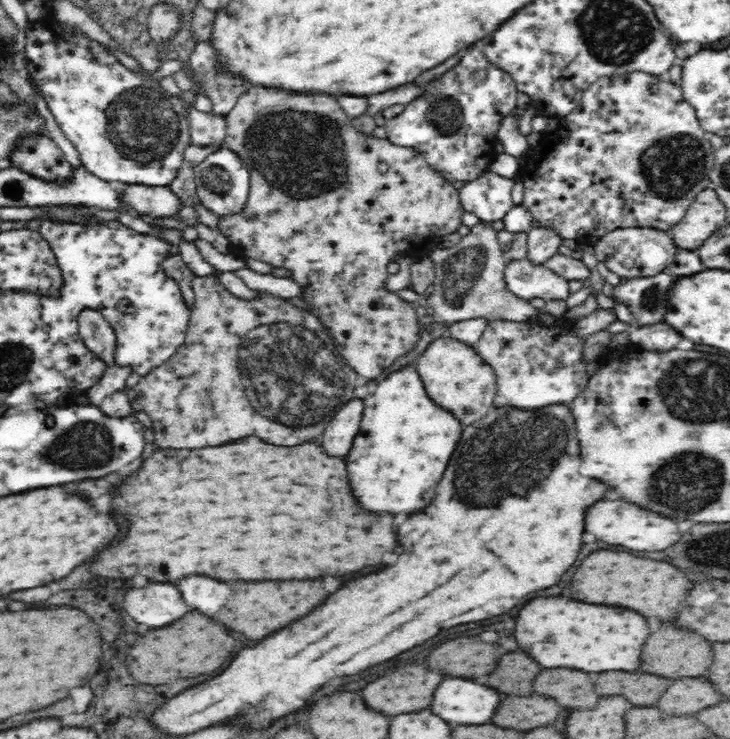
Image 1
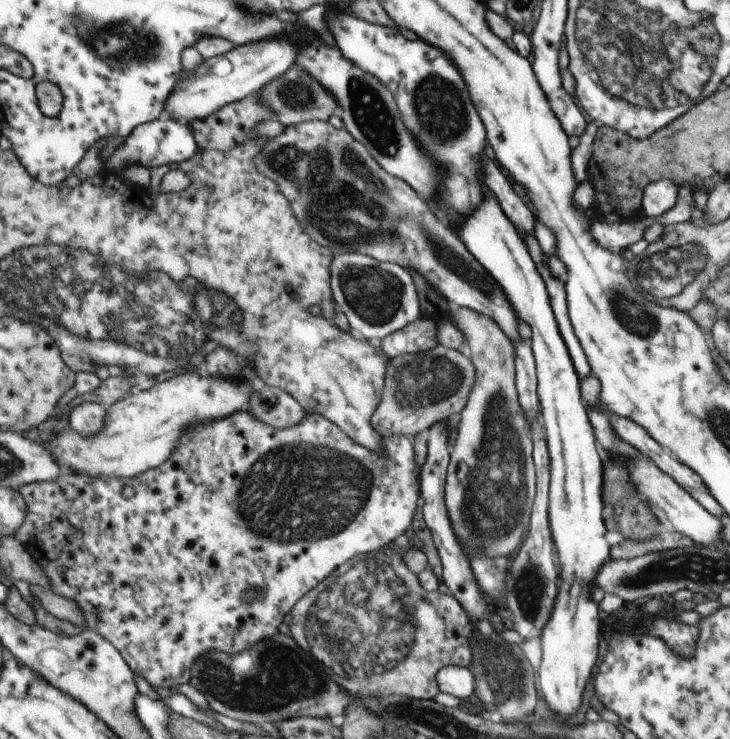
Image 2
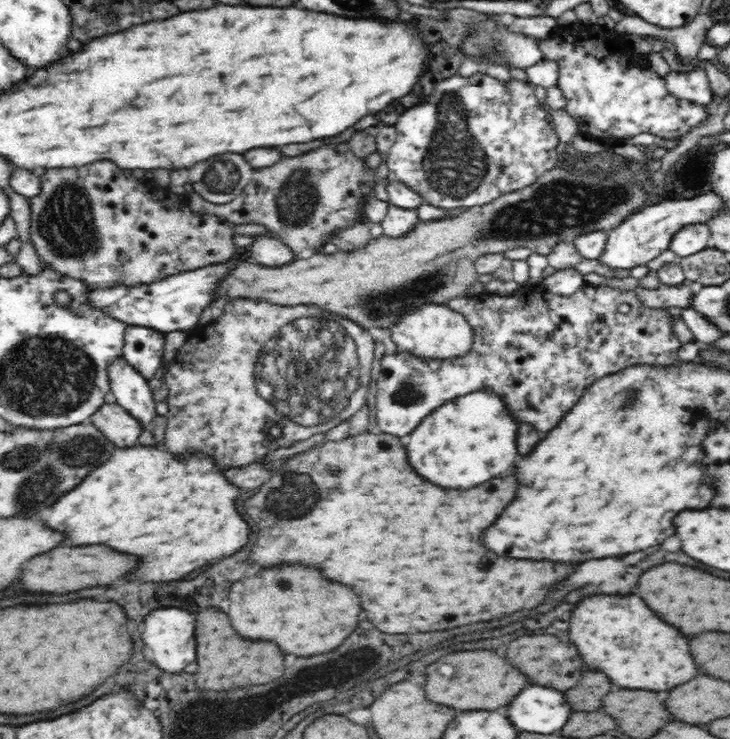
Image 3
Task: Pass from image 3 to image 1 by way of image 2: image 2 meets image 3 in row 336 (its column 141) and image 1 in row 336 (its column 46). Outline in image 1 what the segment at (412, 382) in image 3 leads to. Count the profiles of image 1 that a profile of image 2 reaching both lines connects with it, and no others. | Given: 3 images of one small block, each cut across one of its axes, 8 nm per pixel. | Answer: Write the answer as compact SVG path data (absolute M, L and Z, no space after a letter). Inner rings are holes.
M565 318L550 326L537 319L489 322L473 348L496 375L492 406L538 410L550 404L571 403L589 379L581 359L583 339L576 338L571 328L572 321Z

